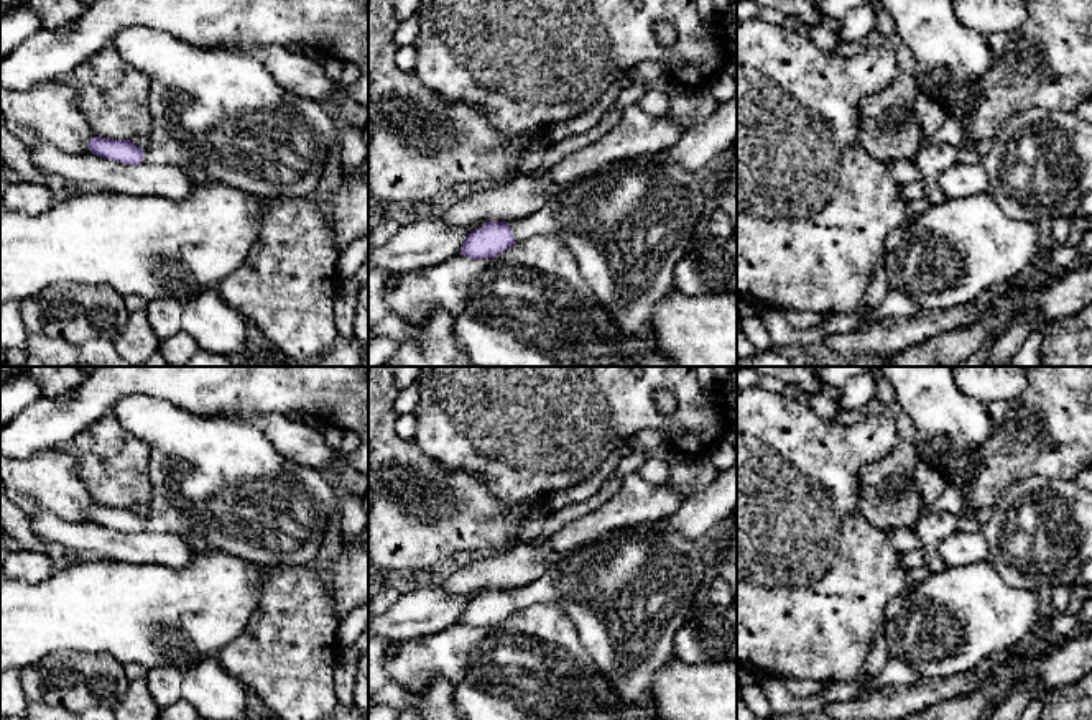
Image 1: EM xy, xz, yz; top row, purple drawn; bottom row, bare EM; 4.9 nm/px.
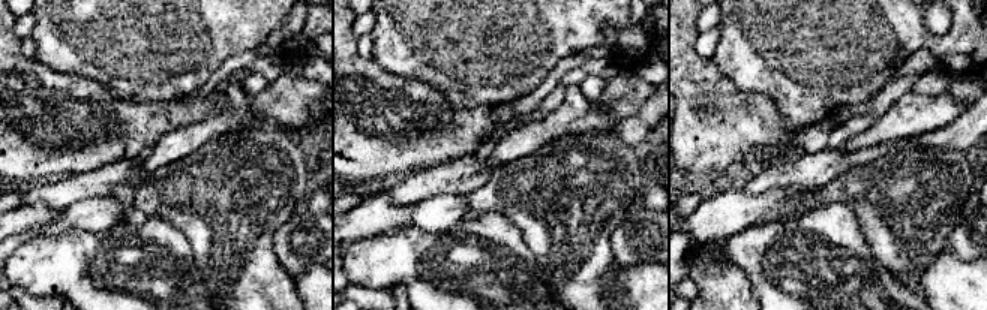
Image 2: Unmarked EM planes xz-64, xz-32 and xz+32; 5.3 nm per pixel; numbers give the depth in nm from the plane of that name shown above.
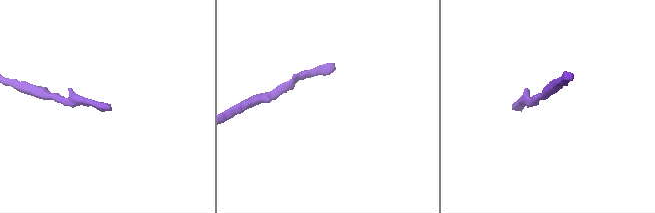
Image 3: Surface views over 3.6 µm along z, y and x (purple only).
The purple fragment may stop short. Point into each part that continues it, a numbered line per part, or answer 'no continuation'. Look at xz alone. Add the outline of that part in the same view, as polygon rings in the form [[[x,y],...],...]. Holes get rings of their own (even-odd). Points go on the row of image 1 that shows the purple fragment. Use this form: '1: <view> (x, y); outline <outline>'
1: xz (627, 226); outline [[[651,155],[636,156],[610,163],[590,178],[572,182],[531,215],[508,225],[515,242],[538,235],[559,237],[574,255],[579,271],[594,291],[595,299],[610,312],[620,330],[641,340],[646,347],[661,353],[671,367],[676,367],[676,362],[658,345],[653,314],[656,306],[674,289],[674,266],[692,245],[696,227],[707,205],[707,192],[709,187],[697,179],[694,171],[679,168],[674,163],[656,163]]]

